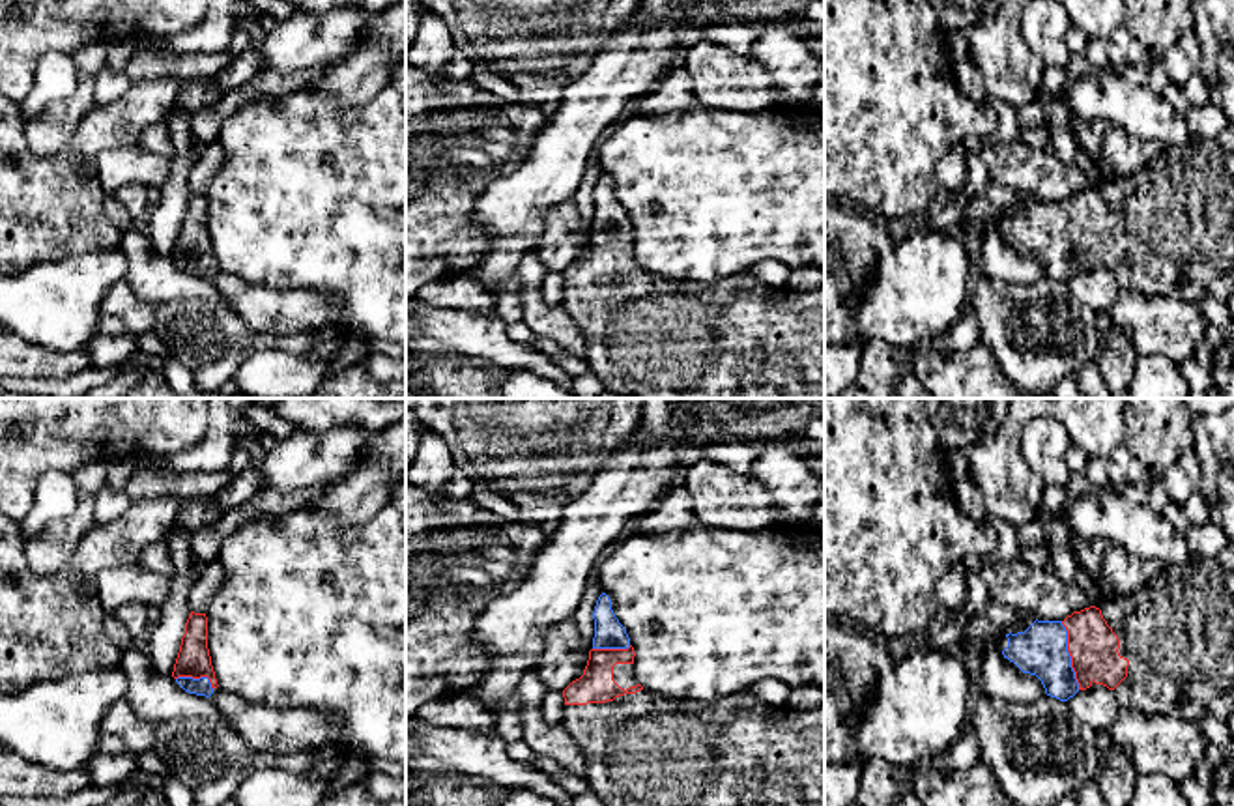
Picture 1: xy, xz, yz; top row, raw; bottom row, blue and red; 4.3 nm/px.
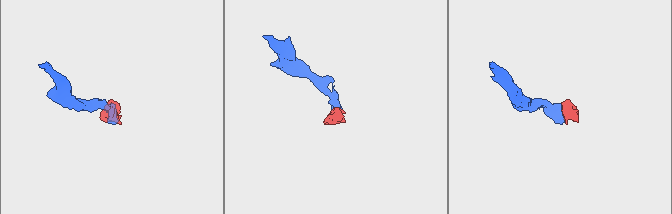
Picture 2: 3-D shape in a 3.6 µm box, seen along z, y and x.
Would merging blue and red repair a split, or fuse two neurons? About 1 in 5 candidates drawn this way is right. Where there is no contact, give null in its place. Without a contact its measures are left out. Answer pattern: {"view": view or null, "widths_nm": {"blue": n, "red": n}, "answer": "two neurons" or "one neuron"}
{"view": "yz", "widths_nm": {"blue": 220, "red": 220}, "answer": "one neuron"}

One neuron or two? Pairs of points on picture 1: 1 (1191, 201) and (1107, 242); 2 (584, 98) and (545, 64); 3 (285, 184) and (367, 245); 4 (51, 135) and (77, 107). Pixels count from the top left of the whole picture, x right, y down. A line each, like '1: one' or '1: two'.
1: one
2: two
3: one
4: one

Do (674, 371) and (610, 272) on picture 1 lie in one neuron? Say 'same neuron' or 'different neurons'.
same neuron

